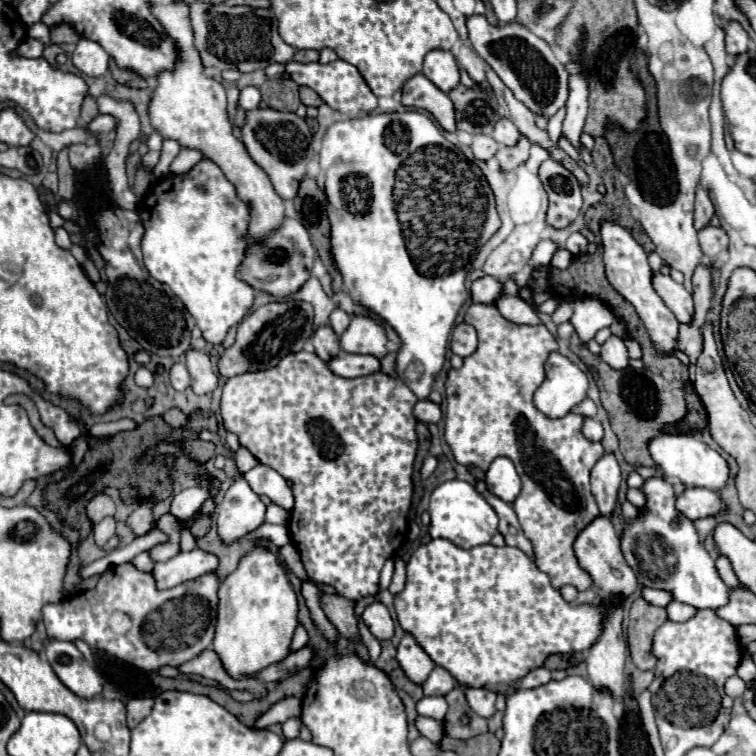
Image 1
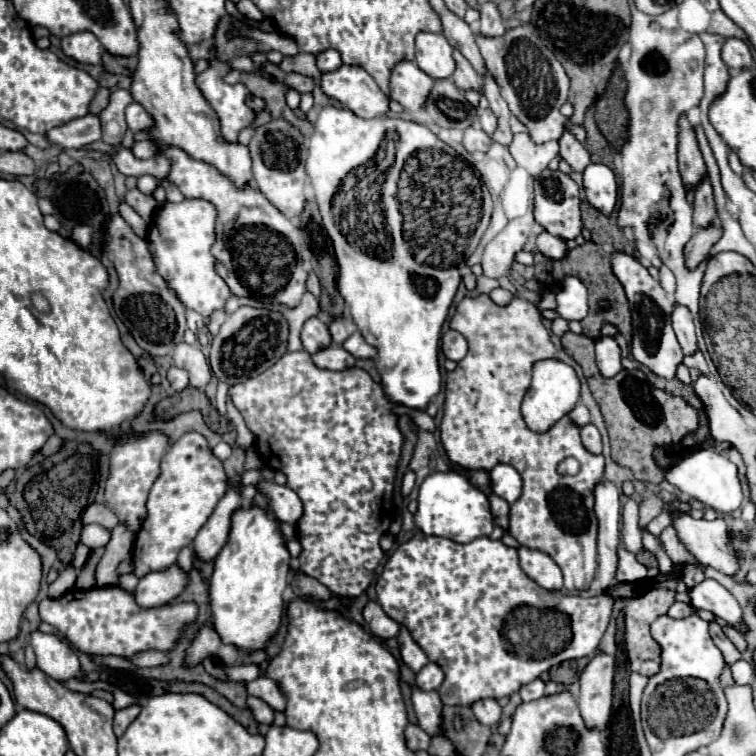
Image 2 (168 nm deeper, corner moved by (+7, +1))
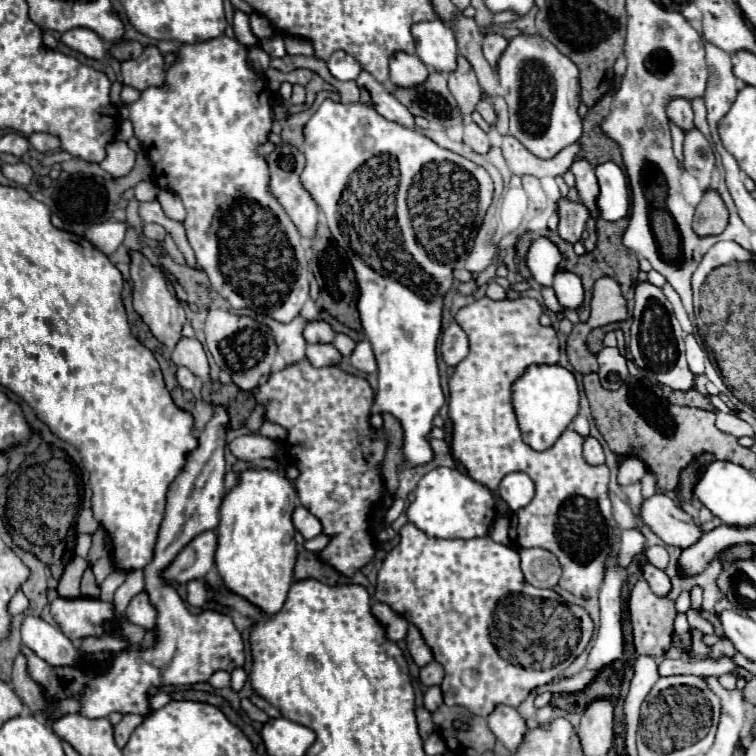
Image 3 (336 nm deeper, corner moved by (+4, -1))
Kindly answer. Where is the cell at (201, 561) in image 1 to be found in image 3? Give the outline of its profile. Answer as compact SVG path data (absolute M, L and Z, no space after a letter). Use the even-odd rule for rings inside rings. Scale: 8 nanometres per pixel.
M140 592L130 600L124 616L126 616L128 622L150 630L150 628L154 628L154 622L156 622L156 608L152 608L148 594Z

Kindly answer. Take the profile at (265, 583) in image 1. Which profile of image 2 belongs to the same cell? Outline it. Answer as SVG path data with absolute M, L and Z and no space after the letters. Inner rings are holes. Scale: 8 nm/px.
M251 506L241 508L231 518L231 534L225 548L215 558L215 570L209 580L209 608L211 608L211 622L217 630L223 644L231 644L237 650L249 654L253 650L261 650L269 644L269 640L277 634L283 618L283 590L287 588L289 580L289 552L285 548L285 538L279 532L279 522L271 520L265 510Z

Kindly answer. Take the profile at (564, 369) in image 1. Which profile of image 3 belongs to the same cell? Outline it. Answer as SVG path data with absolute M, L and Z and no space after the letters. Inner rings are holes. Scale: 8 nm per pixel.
M532 364L524 370L524 374L512 384L512 408L522 432L522 440L542 452L548 450L558 436L568 428L568 424L578 414L578 384L572 372L554 364Z

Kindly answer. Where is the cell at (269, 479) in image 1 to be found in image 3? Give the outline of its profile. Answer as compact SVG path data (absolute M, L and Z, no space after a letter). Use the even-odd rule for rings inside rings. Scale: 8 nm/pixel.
M298 506L296 512L292 514L292 520L294 520L294 526L296 530L306 538L306 540L312 540L316 538L318 534L322 534L322 524L316 516L312 516L304 506Z

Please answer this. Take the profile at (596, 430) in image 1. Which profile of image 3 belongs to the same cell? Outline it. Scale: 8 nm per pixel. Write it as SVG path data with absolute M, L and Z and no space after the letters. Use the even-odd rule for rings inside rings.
M586 438L586 442L584 442L584 460L586 460L590 466L604 464L604 452L602 452L602 446L600 446L598 440Z

